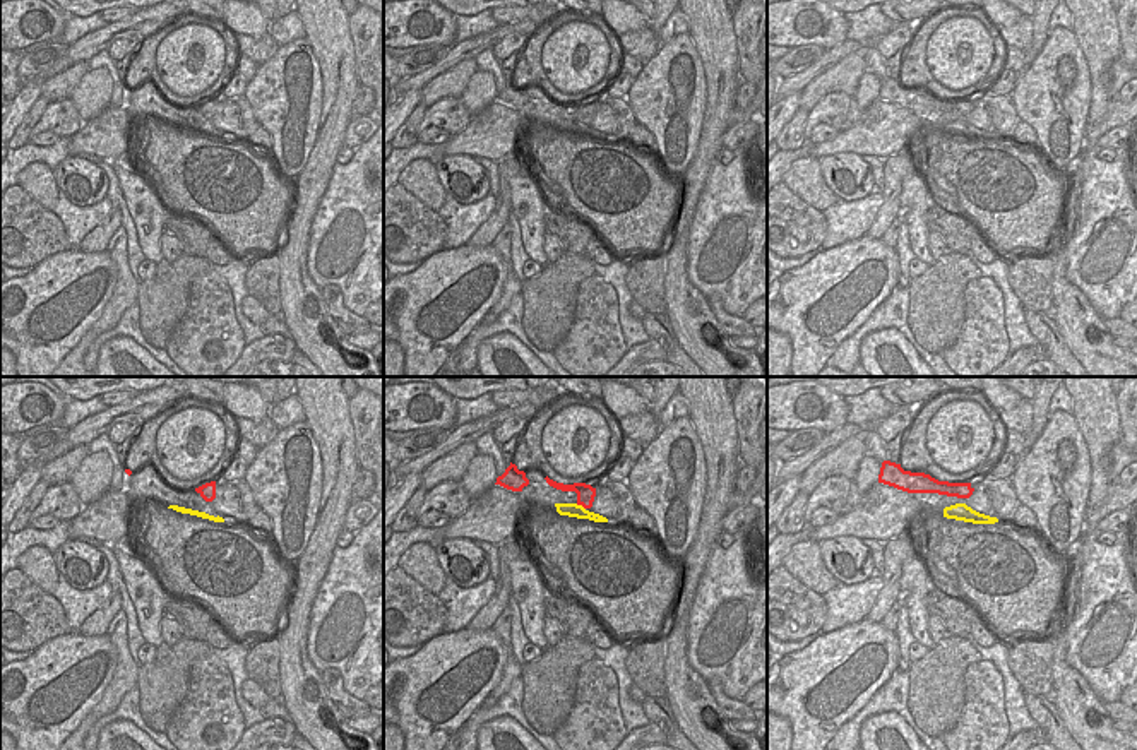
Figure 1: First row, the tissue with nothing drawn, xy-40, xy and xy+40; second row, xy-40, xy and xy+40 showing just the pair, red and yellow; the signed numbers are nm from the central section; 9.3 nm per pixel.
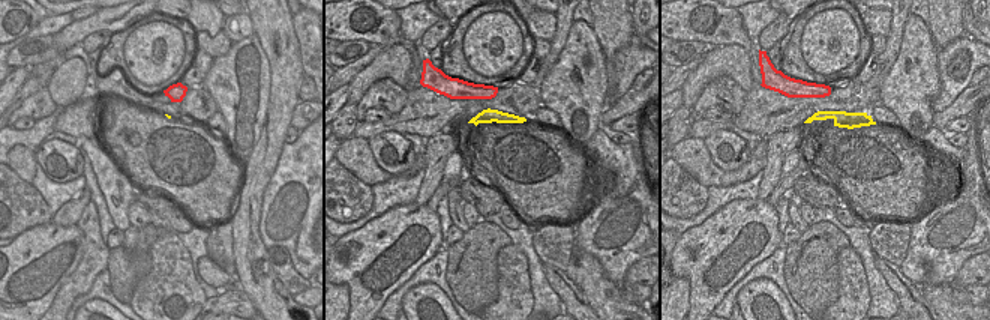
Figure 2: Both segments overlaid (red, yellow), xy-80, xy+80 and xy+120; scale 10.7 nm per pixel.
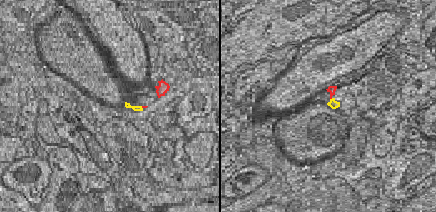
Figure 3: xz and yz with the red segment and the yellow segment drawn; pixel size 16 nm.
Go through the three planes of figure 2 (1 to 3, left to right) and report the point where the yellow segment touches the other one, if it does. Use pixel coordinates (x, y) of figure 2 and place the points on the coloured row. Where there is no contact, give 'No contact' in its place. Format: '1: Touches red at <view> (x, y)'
1: No contact
2: No contact
3: No contact

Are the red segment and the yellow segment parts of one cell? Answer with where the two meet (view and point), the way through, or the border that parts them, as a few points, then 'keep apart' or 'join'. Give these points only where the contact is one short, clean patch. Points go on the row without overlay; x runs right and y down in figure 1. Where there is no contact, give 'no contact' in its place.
xy (581, 120) | along xy (576, 120), (584, 125) | keep apart

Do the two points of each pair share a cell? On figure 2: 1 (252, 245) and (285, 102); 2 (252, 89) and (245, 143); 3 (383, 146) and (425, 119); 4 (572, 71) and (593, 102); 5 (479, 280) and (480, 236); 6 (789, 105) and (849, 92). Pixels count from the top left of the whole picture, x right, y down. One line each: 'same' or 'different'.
1: same
2: same
3: different
4: same
5: same
6: same

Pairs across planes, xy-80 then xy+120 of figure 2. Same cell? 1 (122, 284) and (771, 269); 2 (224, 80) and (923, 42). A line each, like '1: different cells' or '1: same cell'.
1: different cells
2: same cell

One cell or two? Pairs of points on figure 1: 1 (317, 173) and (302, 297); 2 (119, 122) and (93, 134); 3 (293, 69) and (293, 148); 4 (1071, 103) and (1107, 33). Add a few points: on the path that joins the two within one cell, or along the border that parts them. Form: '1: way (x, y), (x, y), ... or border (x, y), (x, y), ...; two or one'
1: way (305, 204), (297, 230), (297, 266); one
2: way (112, 129), (107, 134), (100, 134); one
3: way (293, 88), (293, 129); one
4: border (1072, 31), (1089, 76), (1088, 110); two

